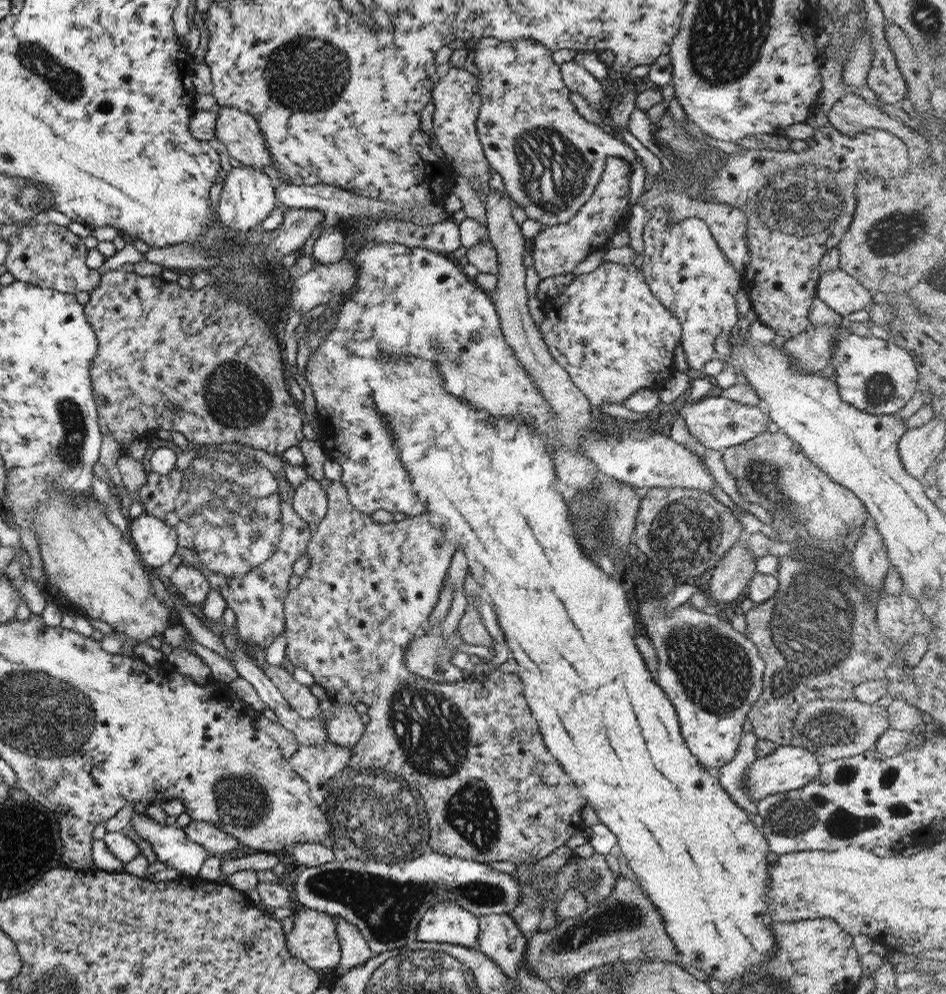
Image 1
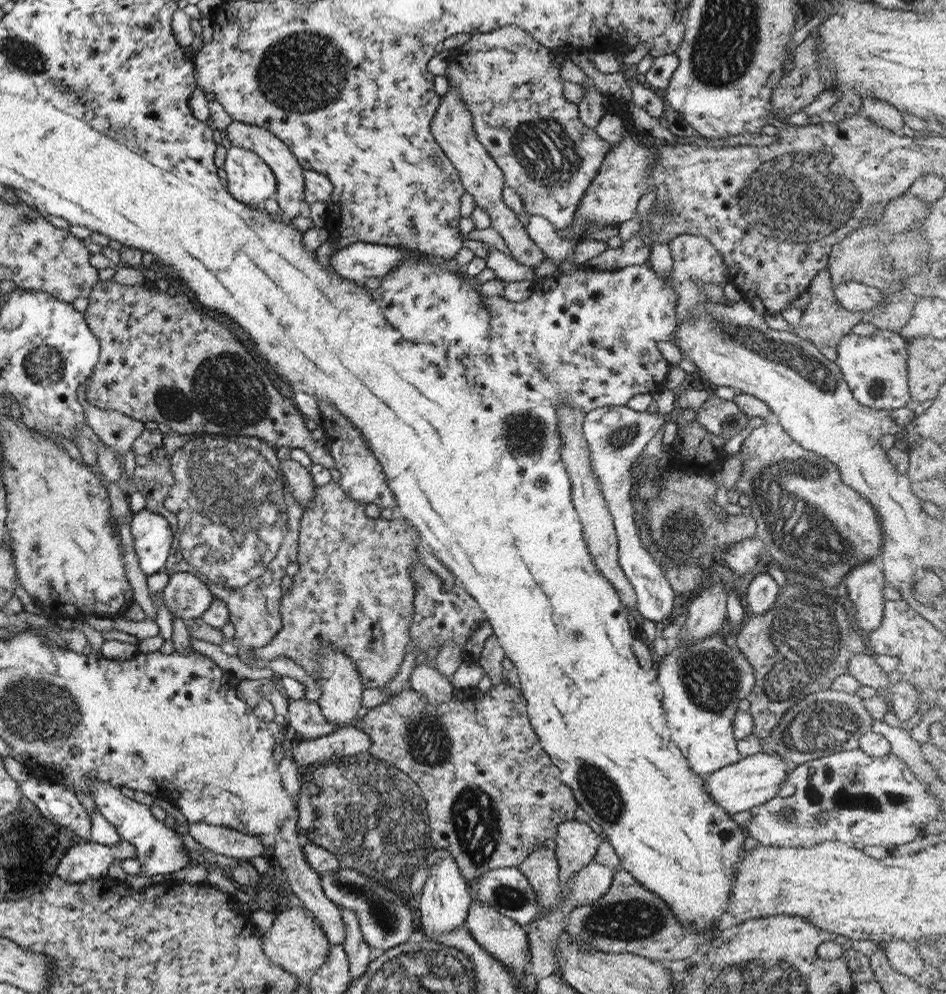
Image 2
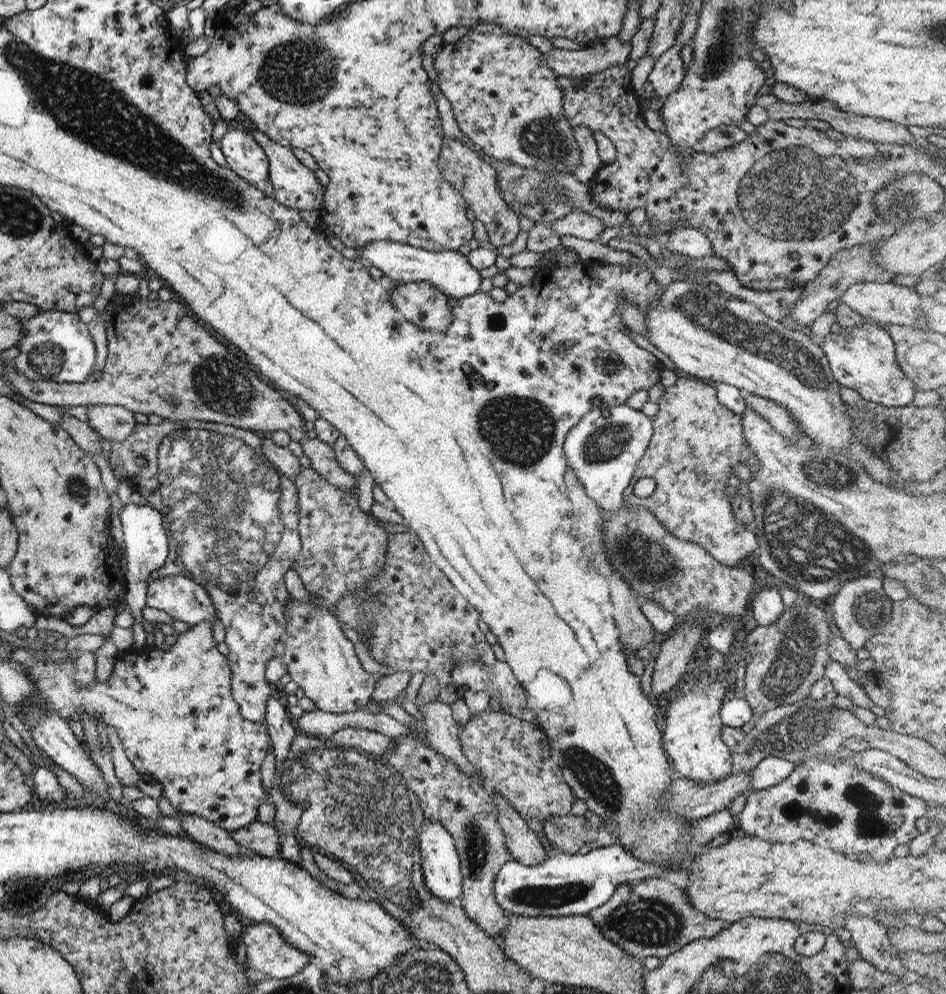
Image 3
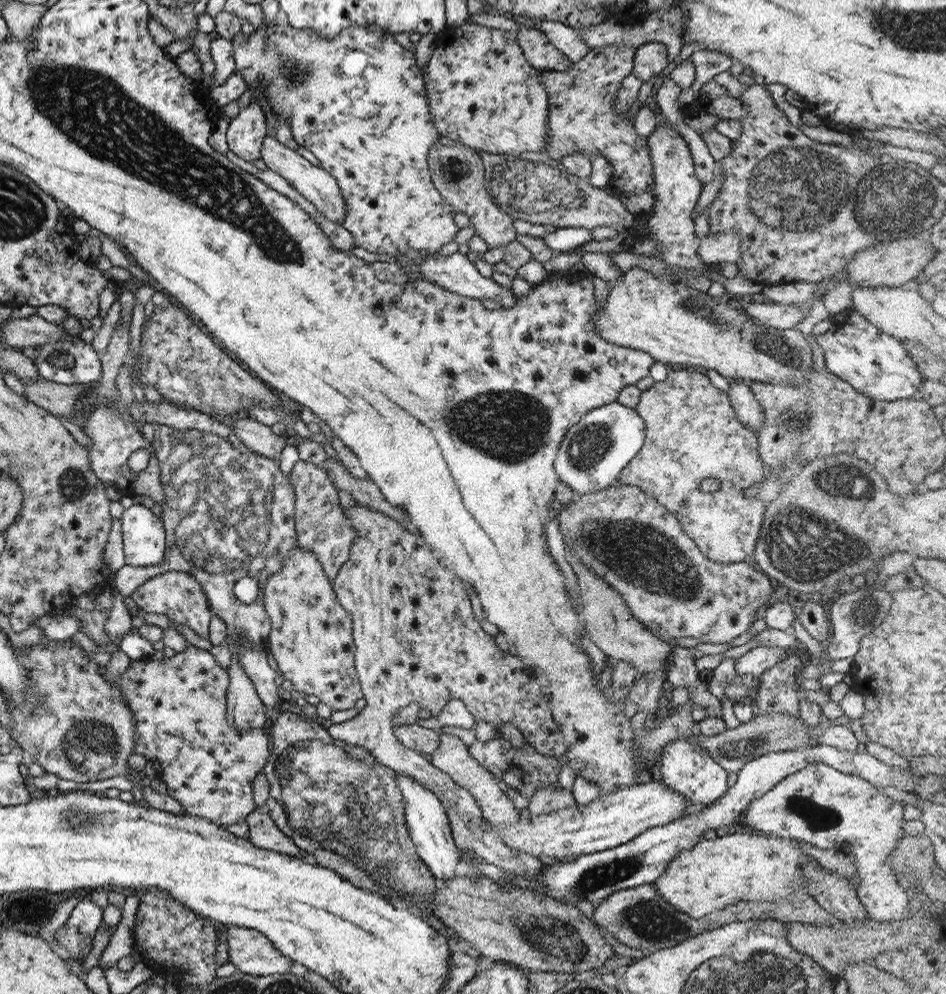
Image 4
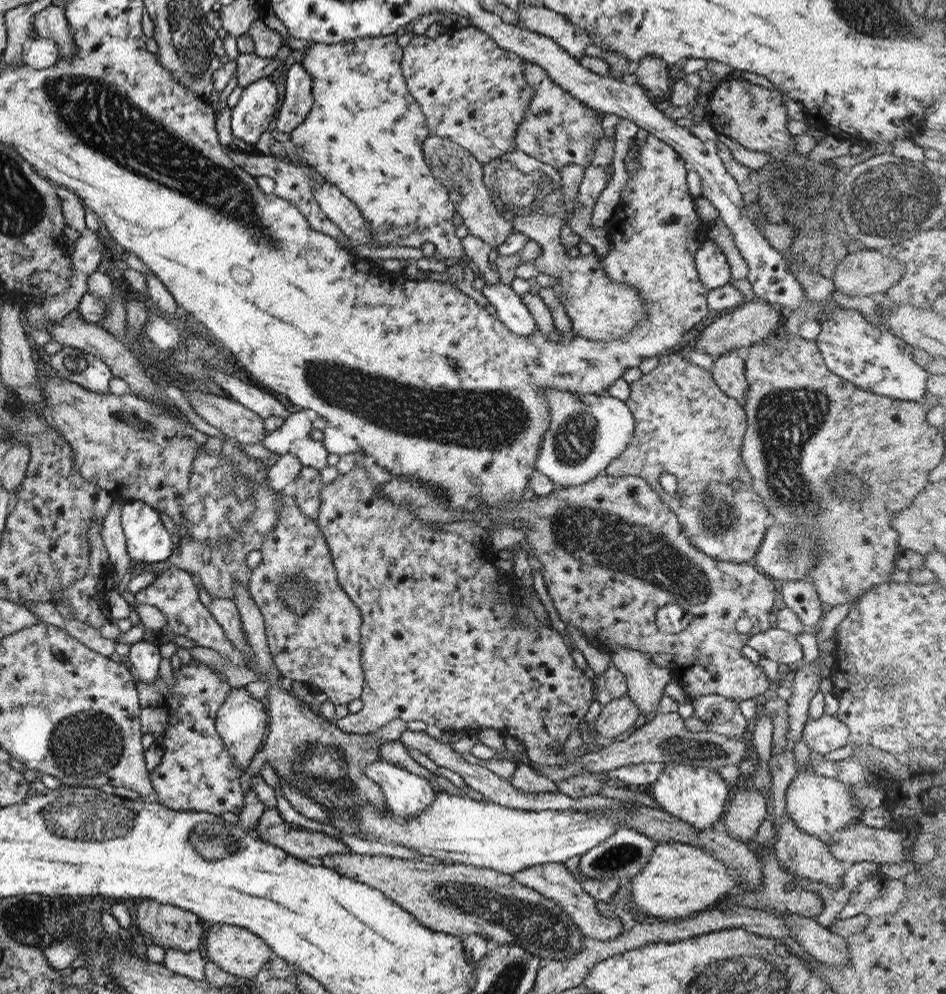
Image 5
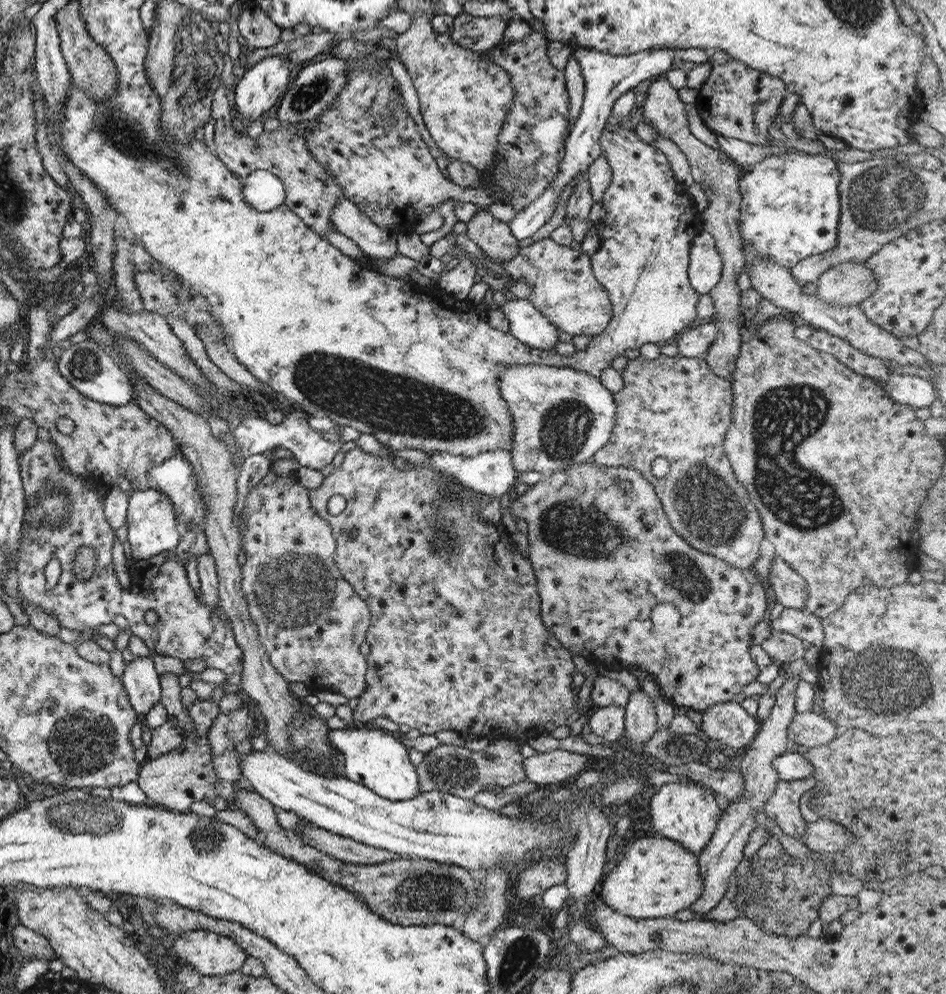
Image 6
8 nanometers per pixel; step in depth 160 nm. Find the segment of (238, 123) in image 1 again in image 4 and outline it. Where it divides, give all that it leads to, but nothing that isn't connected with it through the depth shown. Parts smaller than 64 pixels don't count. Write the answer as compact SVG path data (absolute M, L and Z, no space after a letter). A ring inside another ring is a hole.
M263 138L259 152L260 159L264 162L267 169L277 173L287 181L287 184L297 191L307 202L313 206L327 219L340 224L345 214L345 203L339 192L336 181L322 168L317 168L305 158L299 156L297 152L289 149L277 142L275 138Z

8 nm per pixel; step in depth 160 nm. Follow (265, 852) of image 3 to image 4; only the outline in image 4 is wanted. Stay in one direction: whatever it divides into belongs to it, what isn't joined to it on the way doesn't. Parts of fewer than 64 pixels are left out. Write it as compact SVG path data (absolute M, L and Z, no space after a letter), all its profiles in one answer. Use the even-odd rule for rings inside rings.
M254 810L248 814L245 821L248 828L248 841L253 846L301 858L309 865L317 864L318 857L316 854L311 855L296 847L289 837L286 837L275 827L267 810Z

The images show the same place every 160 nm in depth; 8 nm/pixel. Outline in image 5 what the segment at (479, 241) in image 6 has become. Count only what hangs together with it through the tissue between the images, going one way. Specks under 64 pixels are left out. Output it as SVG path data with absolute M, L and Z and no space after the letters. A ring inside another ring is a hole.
M426 137L422 143L422 152L433 179L437 180L441 187L453 187L453 190L461 195L461 198L457 198L455 211L463 219L462 224L467 228L468 234L483 240L493 249L499 247L512 233L512 224L504 219L502 211L486 192L482 182L481 162L470 157L470 154L458 154L454 143L445 138Z

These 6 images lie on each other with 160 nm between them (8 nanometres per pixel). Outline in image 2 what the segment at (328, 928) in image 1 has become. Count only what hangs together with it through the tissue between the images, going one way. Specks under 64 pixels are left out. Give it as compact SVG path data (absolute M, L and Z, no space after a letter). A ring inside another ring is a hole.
M294 898L292 902L287 910L275 913L271 927L262 935L262 949L273 964L286 970L288 974L306 977L325 962L331 944L320 929L320 924L303 908L299 900Z

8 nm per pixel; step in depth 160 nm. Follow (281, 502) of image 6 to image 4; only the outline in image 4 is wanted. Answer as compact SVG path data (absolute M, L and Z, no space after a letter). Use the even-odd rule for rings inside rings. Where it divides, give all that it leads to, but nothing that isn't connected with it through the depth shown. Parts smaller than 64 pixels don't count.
M298 544L282 559L282 568L269 574L266 582L260 586L261 602L269 618L268 653L273 656L282 676L293 685L292 690L311 694L334 710L349 710L363 697L358 676L354 670L354 647L351 635L349 613L337 603L332 584L324 575L319 561L310 550L300 548Z

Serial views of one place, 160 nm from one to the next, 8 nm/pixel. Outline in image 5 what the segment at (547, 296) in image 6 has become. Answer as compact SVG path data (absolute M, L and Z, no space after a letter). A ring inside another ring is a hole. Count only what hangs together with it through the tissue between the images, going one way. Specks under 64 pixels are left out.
M576 164L560 168L558 174L561 191L543 197L539 201L540 205L536 207L516 210L511 224L513 231L521 232L539 244L541 254L531 262L539 272L557 278L557 284L552 289L571 321L572 332L589 341L607 342L626 336L632 328L638 326L638 322L642 322L646 316L646 304L633 285L612 281L592 254L578 255L576 258L566 256L567 248L563 248L559 239L559 230L565 223L561 219L563 211L553 215L547 215L544 211L546 207L553 207L557 211L559 207L563 208L568 200L575 199L583 172L584 167Z

